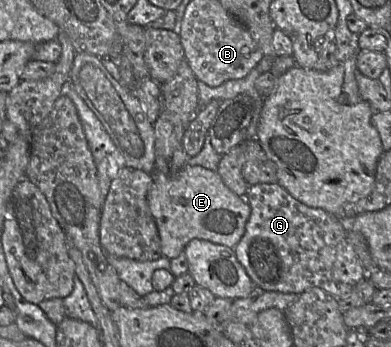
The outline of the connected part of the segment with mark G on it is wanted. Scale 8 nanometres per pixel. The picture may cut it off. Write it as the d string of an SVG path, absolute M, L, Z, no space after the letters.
M279 183L250 185L244 198L250 205L251 213L245 232L234 251L255 287L297 295L307 289L318 287L336 299L342 299L367 276L354 248L347 240L347 225L340 218L323 209L300 202Z

